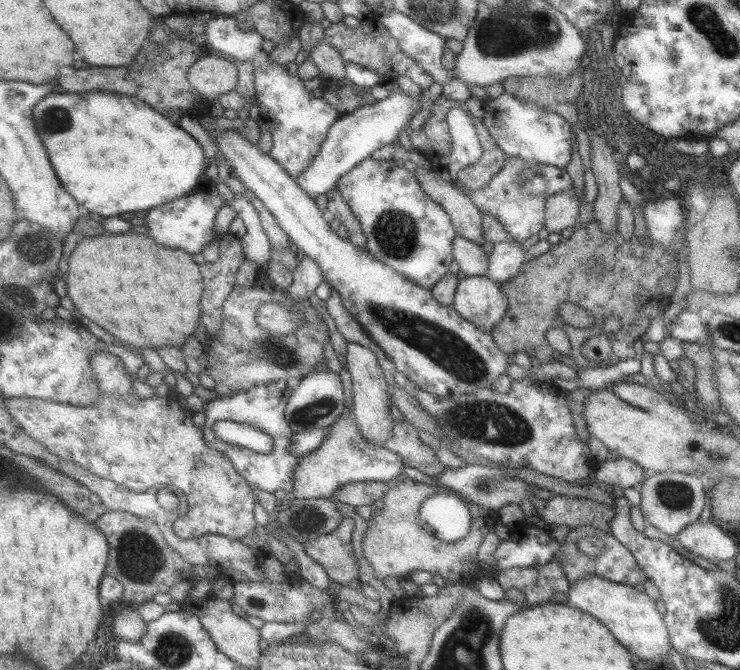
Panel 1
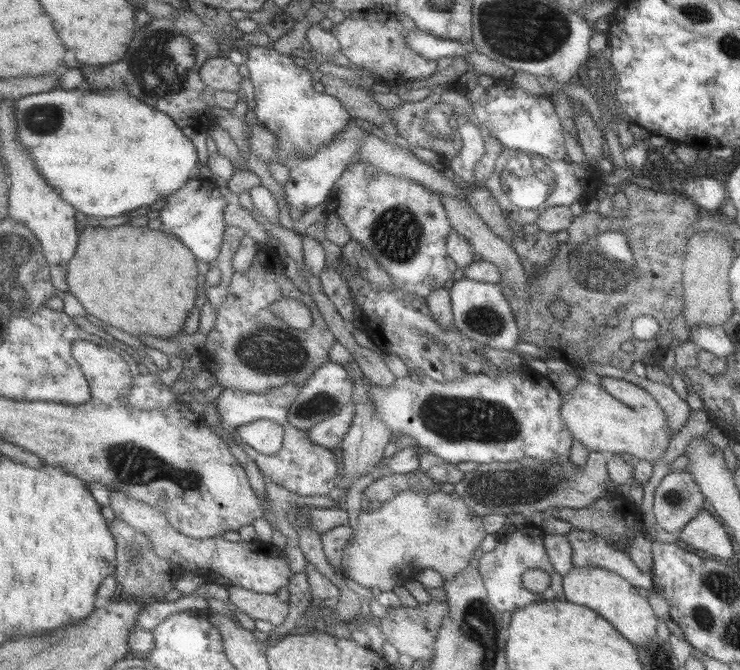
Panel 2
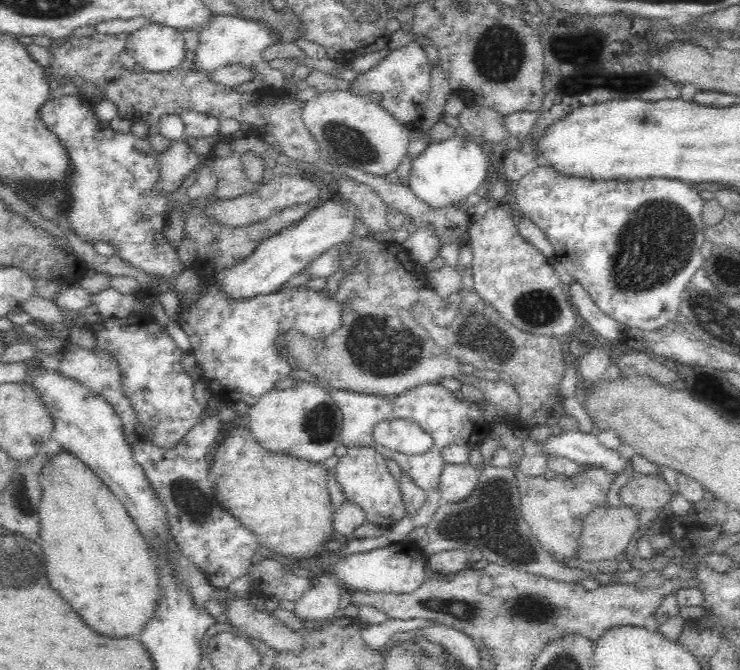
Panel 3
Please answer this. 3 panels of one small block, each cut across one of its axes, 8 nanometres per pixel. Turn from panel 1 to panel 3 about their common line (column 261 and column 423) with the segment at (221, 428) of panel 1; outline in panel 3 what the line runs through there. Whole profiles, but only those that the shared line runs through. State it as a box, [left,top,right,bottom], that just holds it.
[374,418,434,454]

